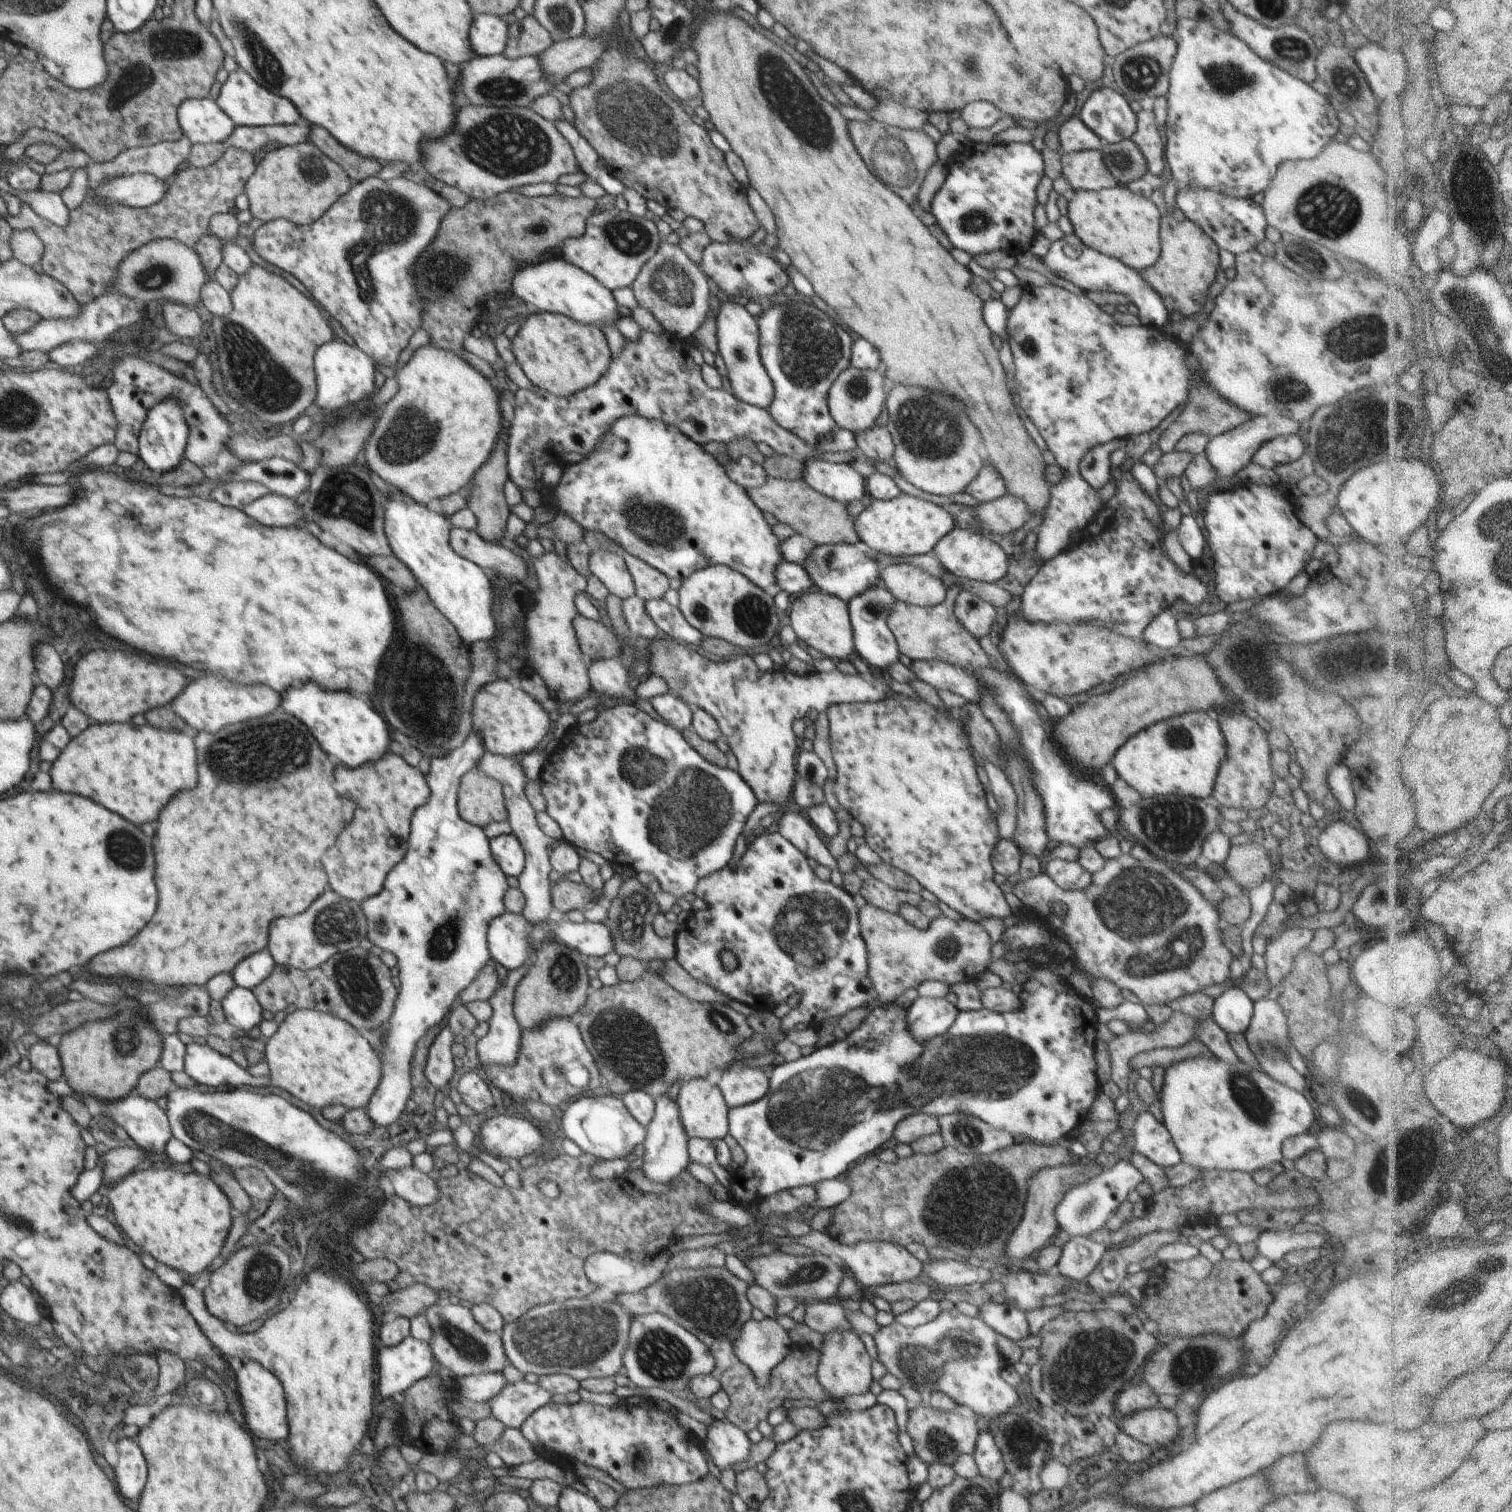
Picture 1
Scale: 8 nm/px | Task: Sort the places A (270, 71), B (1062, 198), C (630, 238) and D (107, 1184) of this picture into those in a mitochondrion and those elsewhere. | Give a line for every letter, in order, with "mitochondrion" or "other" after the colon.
A: mitochondrion
B: other
C: mitochondrion
D: other

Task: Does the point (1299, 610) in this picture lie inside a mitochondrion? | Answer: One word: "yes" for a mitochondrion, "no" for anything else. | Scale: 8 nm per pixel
yes

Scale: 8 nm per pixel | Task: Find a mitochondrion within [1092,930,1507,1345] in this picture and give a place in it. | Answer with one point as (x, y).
(1472, 1287)

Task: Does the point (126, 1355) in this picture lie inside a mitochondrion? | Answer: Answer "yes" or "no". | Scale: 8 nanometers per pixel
no

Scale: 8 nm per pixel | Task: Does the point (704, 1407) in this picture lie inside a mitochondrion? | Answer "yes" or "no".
no

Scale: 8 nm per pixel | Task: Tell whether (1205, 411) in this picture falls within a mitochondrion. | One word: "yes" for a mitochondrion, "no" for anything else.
yes

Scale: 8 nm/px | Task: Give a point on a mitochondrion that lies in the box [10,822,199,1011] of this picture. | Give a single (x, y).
(123, 848)

